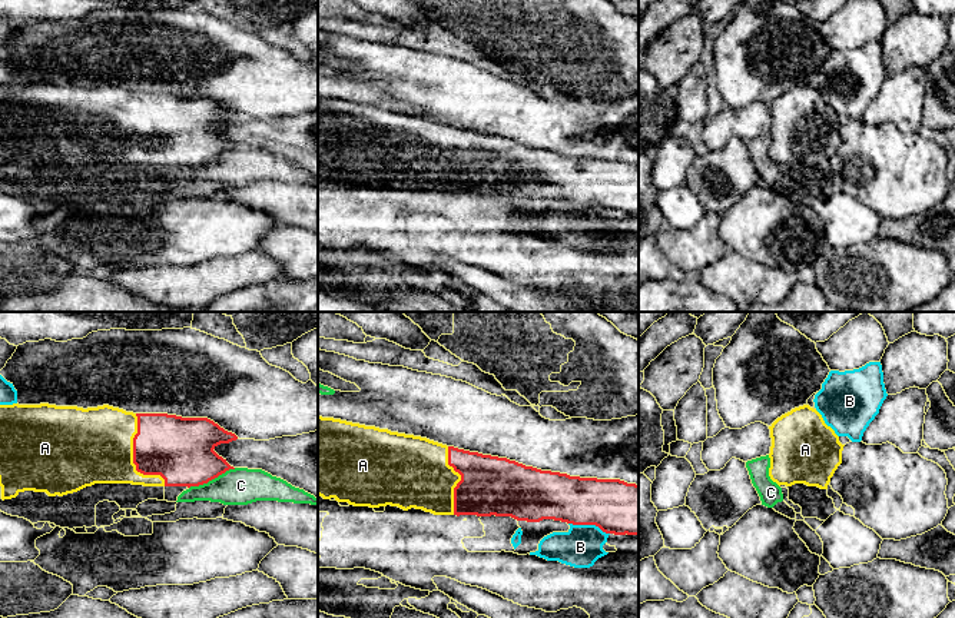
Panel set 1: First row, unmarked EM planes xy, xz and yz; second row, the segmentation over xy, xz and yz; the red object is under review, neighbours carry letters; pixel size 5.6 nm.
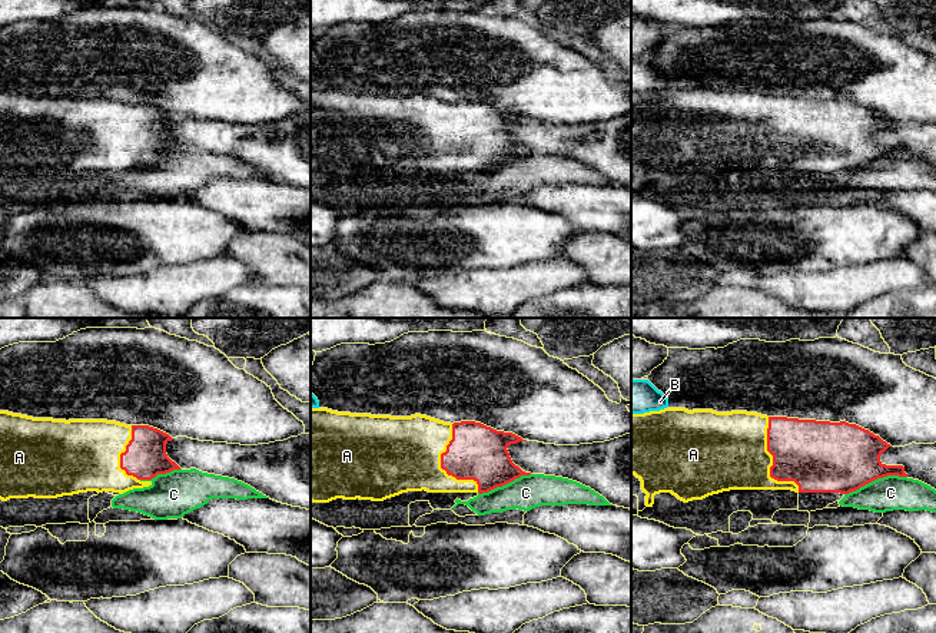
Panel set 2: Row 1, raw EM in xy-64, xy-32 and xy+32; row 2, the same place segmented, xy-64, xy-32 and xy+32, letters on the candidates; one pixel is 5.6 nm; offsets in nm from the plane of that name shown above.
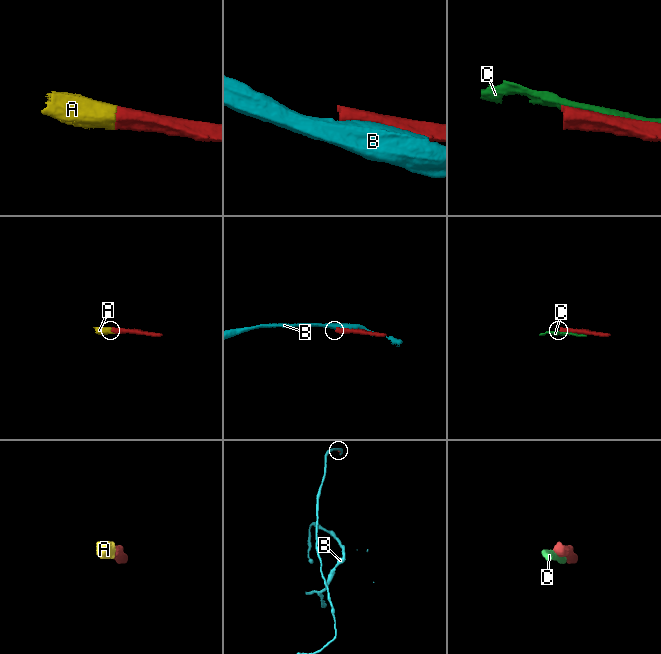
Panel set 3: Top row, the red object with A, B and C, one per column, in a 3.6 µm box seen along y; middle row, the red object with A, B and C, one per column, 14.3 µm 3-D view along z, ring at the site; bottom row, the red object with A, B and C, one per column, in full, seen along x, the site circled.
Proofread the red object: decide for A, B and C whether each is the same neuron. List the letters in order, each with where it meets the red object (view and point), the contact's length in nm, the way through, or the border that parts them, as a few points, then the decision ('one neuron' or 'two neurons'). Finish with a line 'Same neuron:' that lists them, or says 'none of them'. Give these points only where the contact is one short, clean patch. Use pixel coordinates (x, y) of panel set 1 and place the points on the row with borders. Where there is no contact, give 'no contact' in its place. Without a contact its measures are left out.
A: meets red in xy at (133, 458); contact 440 nm long; one neuron
B: meets red in xz at (589, 524); contact 240 nm long; two neurons
C: meets red in xy at (212, 478); contact 280 nm long; two neurons
Same neuron: A

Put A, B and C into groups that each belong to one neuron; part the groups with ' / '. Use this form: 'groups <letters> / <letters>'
groups A / B / C

